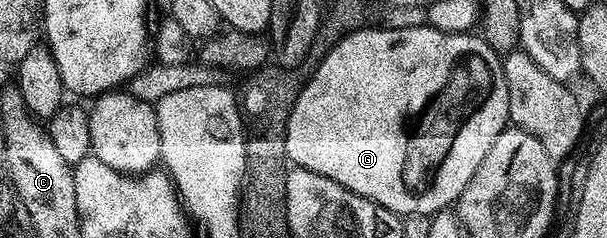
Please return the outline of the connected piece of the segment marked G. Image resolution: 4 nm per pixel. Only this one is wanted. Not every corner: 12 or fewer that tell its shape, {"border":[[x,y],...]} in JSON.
{"border":[[360,28],[288,163],[400,216],[454,207],[509,124],[500,51]]}

